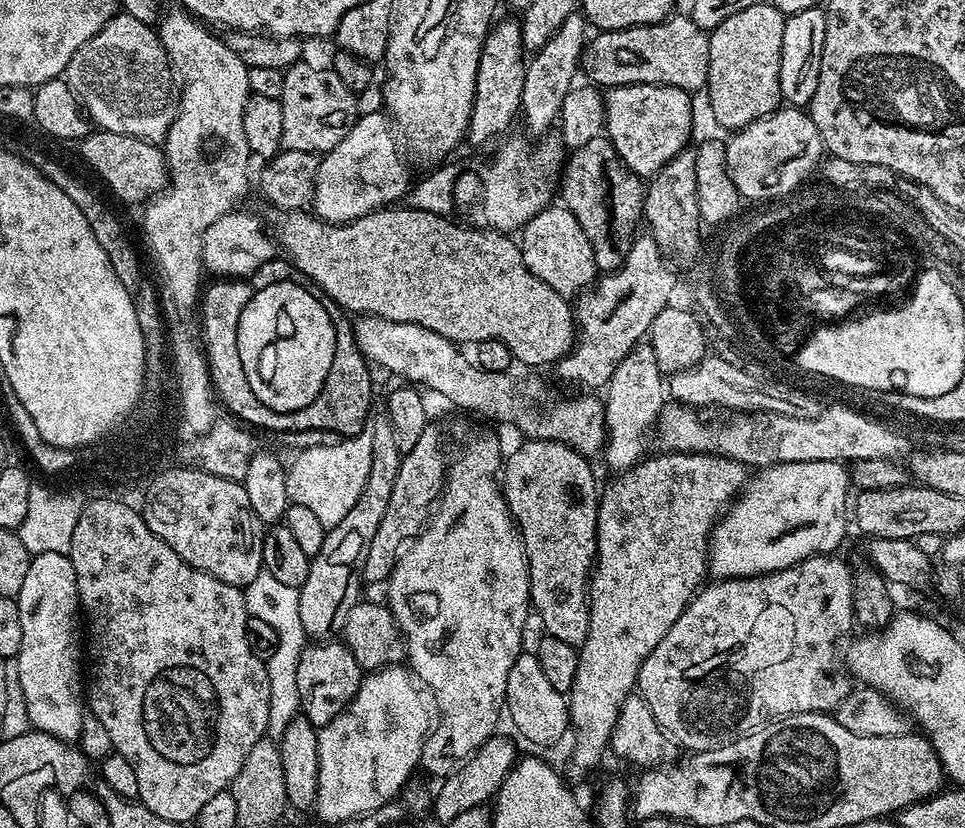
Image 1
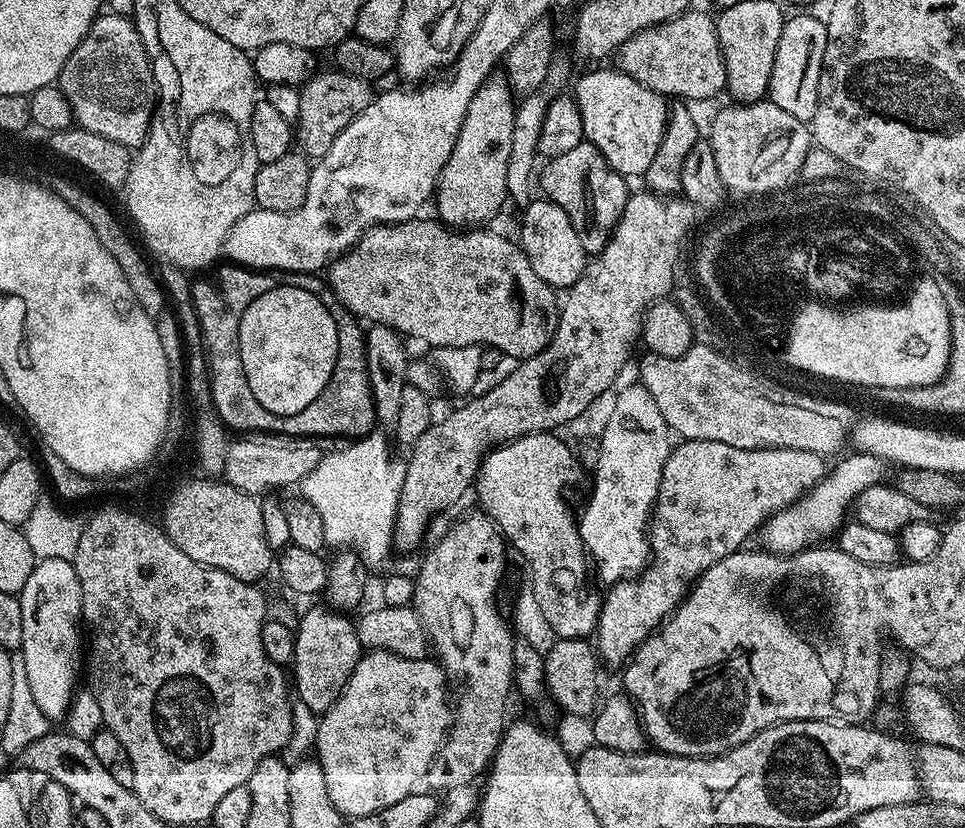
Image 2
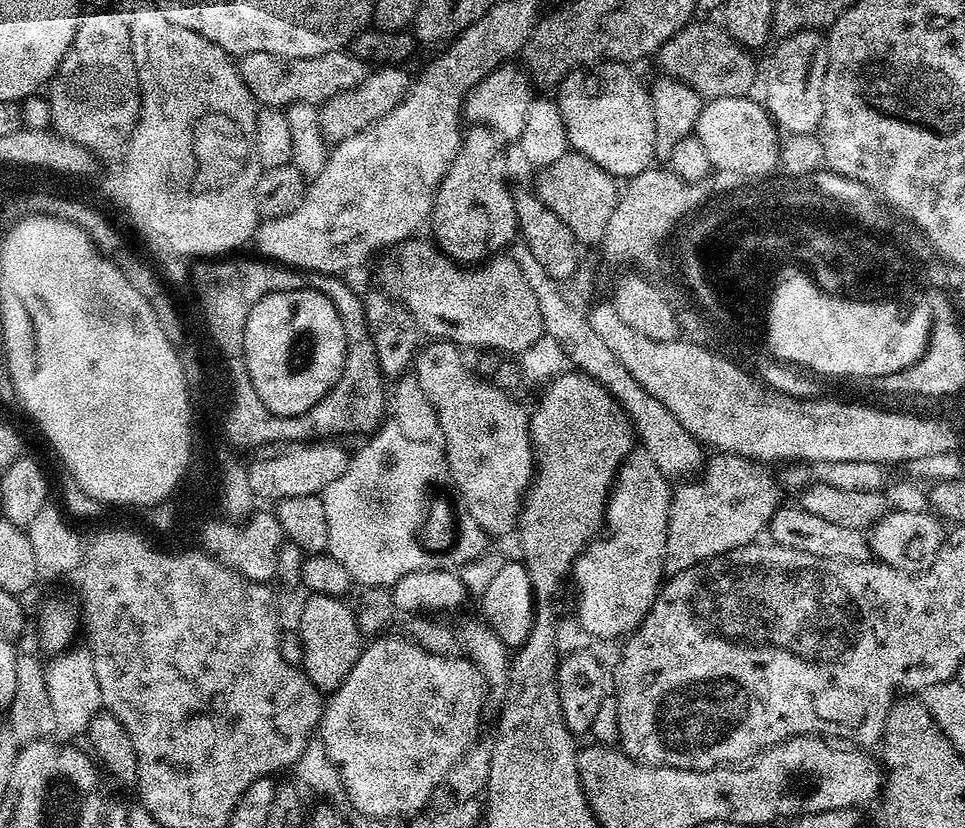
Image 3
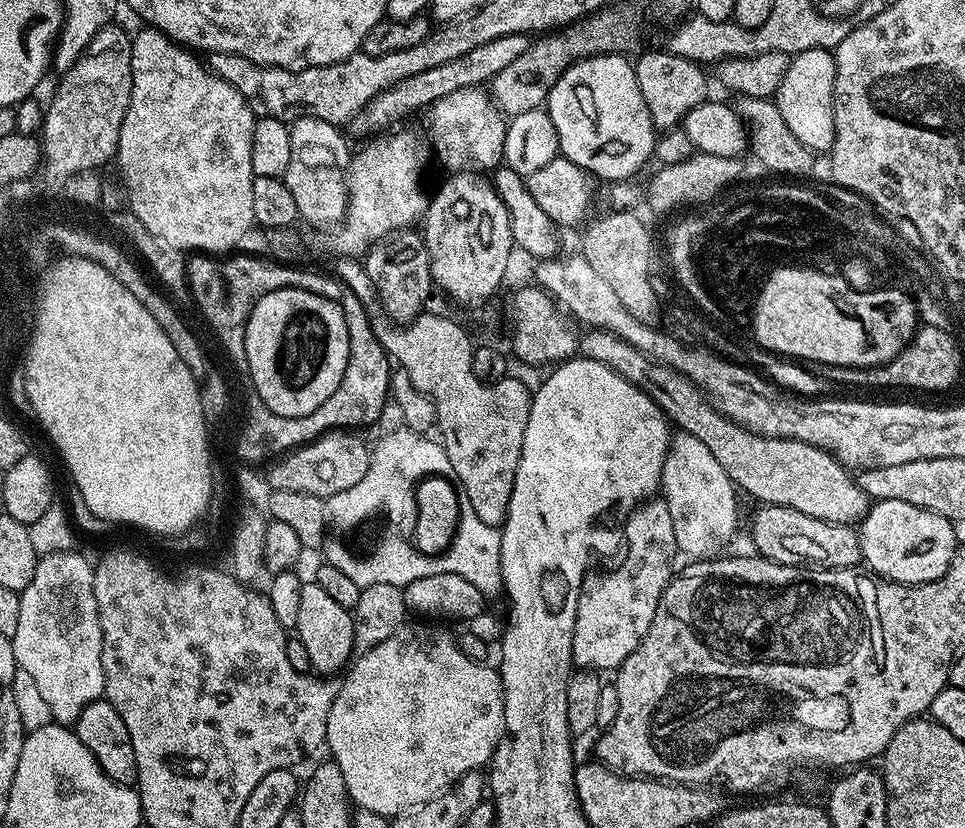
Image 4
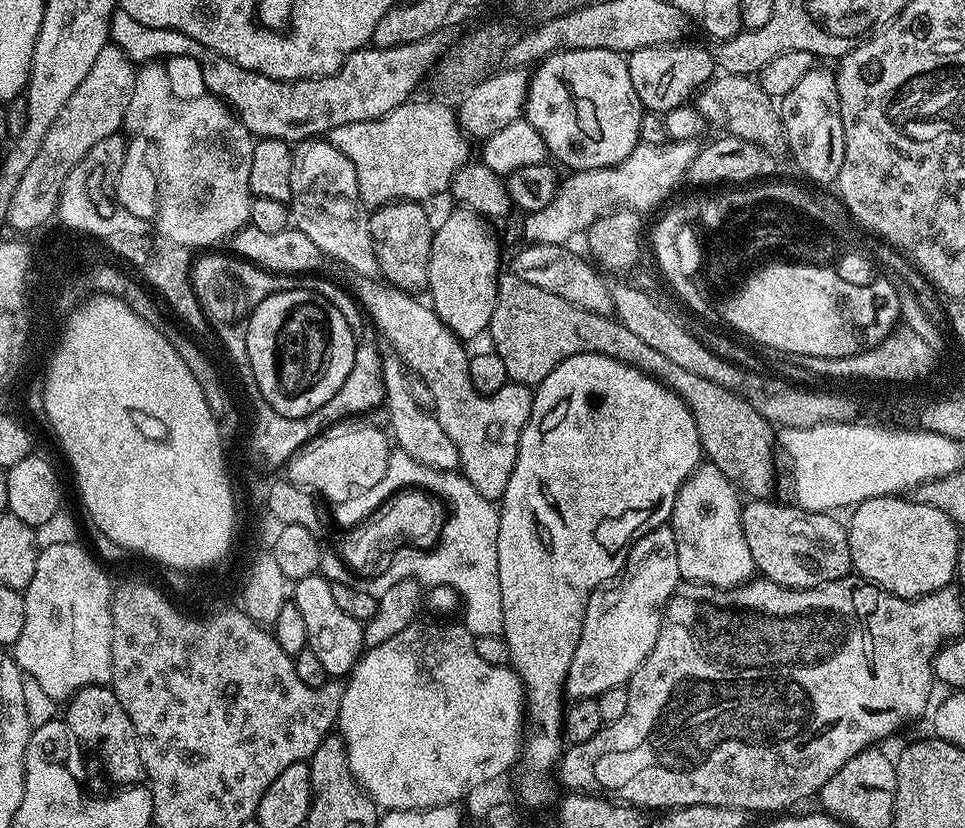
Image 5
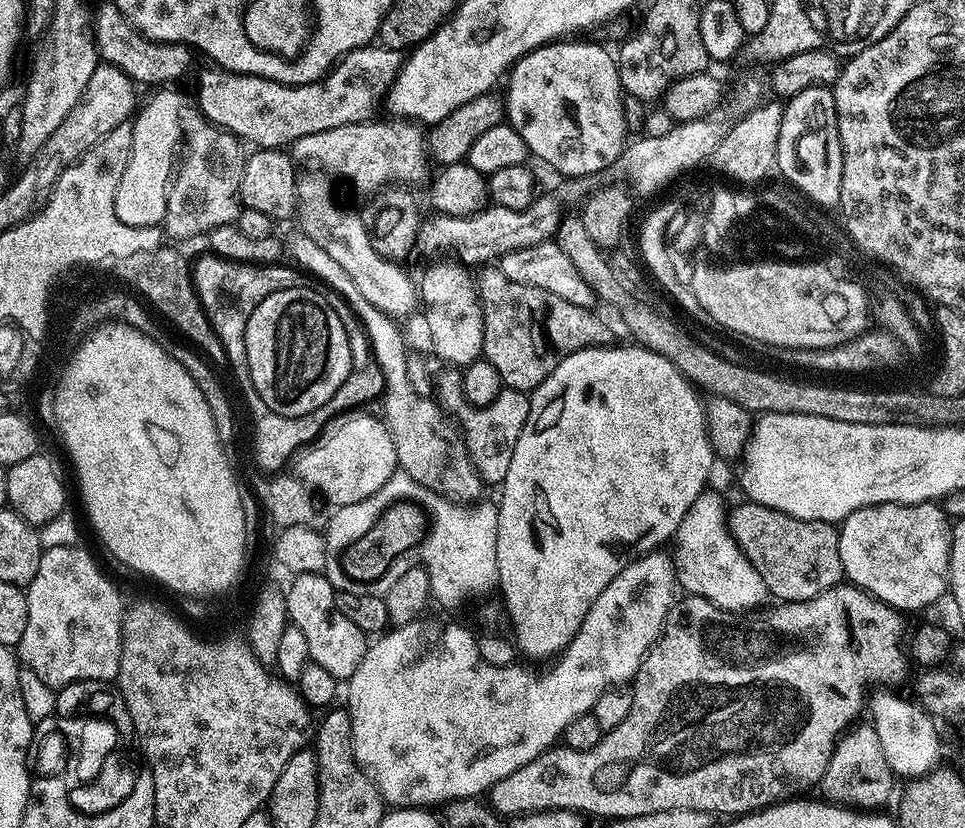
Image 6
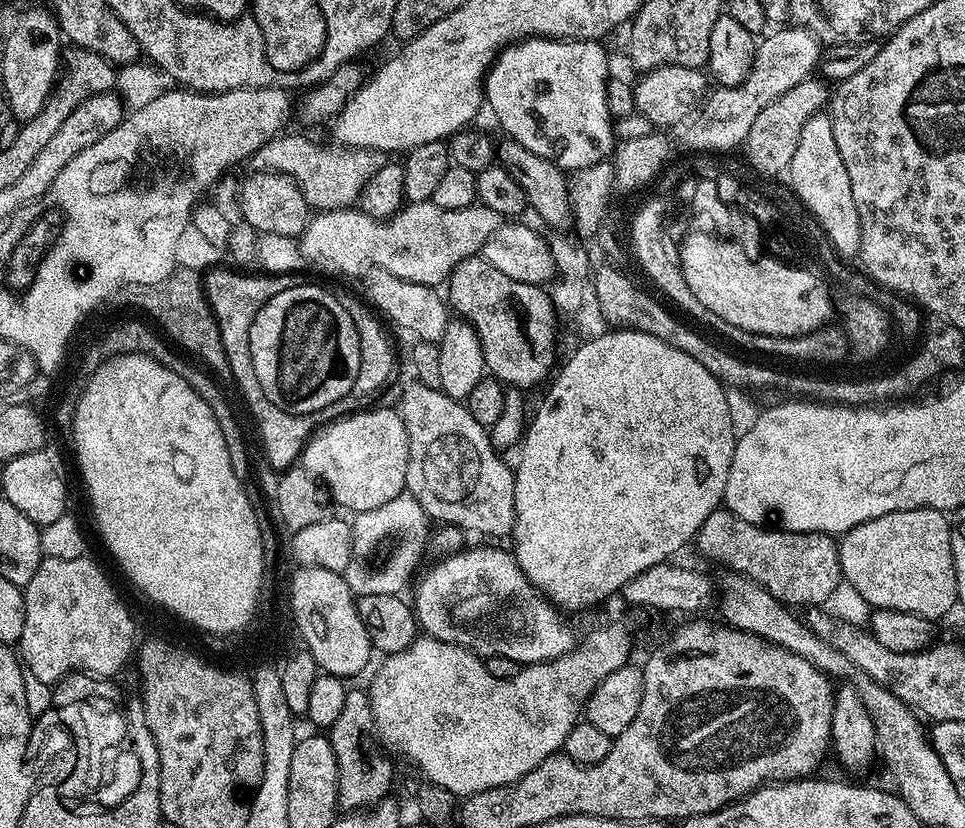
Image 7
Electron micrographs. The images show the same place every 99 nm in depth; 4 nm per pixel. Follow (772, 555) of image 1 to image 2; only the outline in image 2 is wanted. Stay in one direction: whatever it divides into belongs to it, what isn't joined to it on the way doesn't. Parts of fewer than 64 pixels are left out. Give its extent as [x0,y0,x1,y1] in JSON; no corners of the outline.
[758,451,890,556]

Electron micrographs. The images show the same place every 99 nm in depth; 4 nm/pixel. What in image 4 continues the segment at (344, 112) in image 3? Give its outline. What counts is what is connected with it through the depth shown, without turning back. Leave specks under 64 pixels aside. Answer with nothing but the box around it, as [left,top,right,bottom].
[347,34,529,138]

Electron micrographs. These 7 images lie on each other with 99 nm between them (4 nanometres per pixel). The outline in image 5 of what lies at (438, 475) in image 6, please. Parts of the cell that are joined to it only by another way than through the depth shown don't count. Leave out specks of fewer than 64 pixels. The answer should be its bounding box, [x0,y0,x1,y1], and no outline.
[382,354,459,472]

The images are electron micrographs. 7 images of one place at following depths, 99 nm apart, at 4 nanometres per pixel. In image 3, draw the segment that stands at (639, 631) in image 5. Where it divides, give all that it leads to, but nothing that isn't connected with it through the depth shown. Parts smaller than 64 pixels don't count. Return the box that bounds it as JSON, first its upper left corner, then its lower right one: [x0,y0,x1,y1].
[574,450,672,641]

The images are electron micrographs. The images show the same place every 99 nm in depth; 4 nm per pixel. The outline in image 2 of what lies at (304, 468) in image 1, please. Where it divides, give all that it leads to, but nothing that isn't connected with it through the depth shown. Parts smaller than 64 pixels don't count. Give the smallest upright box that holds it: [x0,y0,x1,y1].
[298,430,405,569]

